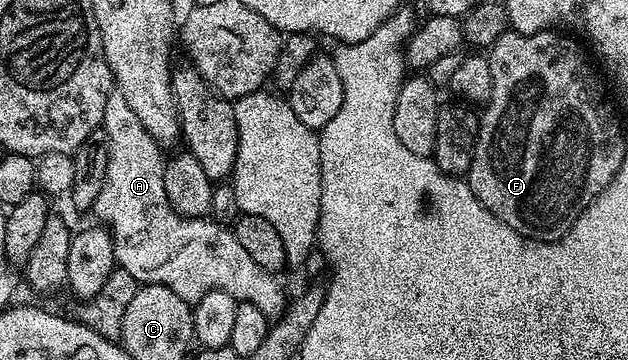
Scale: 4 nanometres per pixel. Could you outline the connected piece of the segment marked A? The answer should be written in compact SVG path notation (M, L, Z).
M113 89L106 100L101 133L107 143L109 164L105 184L92 205L91 213L100 220L100 224L111 230L118 268L133 275L140 284L169 287L190 305L199 302L209 291L219 290L232 295L238 302L249 302L259 307L269 317L278 316L286 308L287 295L275 281L274 274L265 272L250 258L249 251L241 246L230 228L207 217L182 217L172 207L165 194L165 157L161 155L162 148L142 126L141 119L137 118L118 89Z

